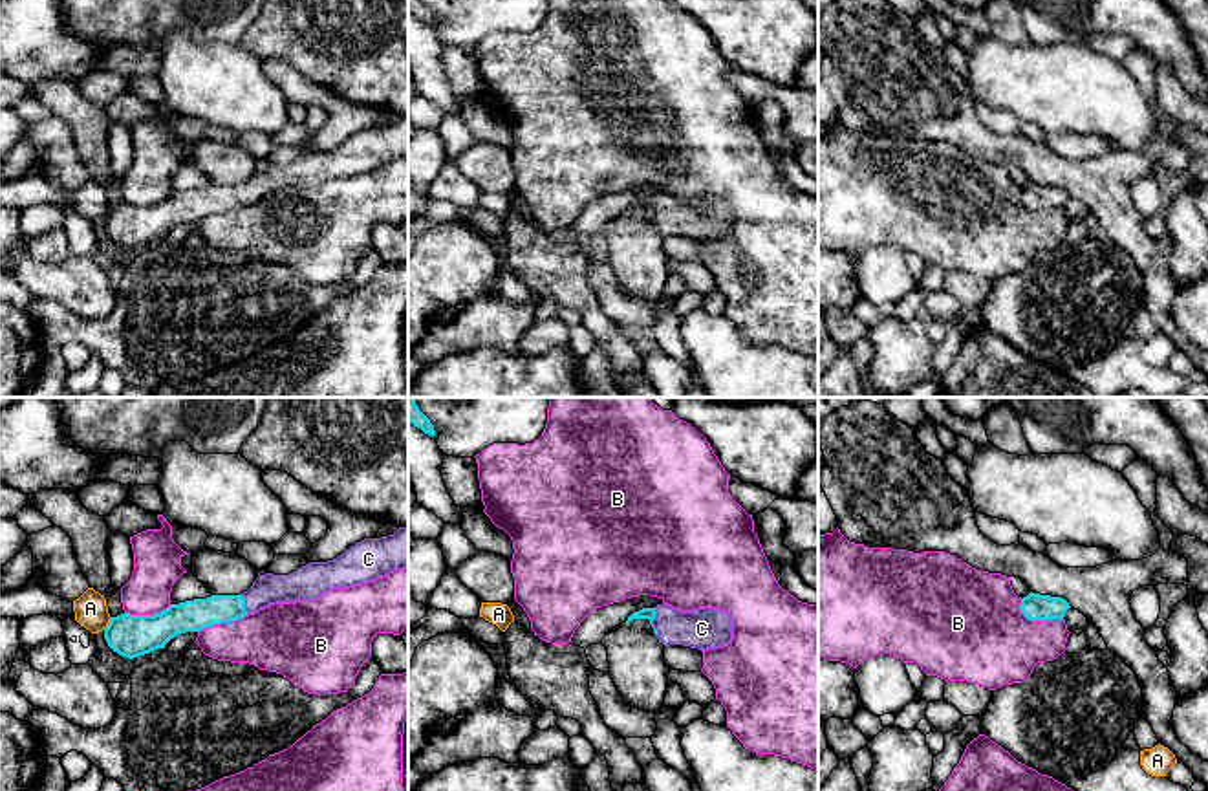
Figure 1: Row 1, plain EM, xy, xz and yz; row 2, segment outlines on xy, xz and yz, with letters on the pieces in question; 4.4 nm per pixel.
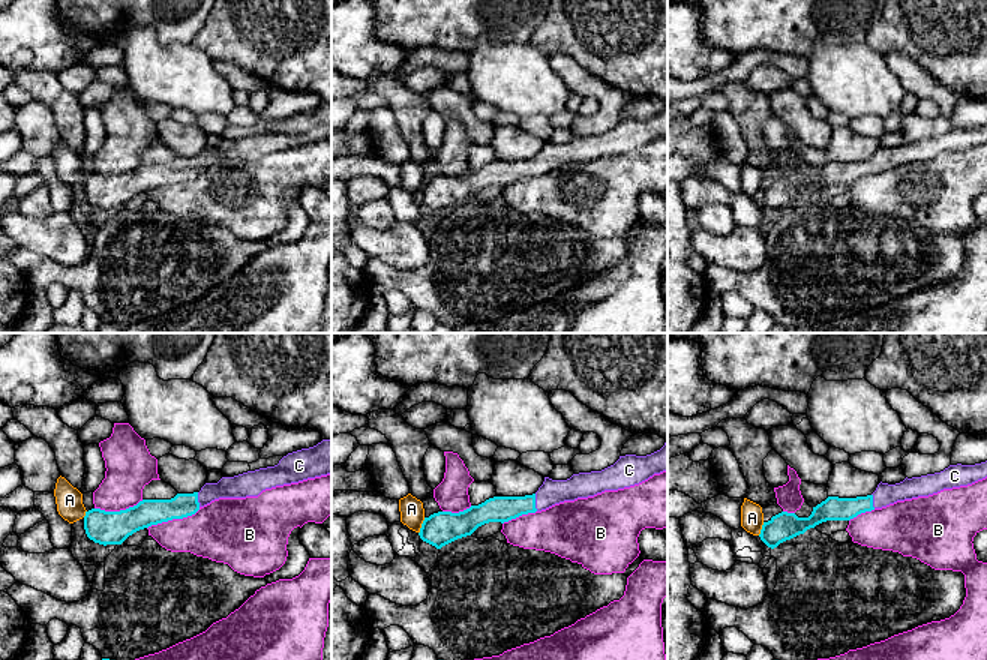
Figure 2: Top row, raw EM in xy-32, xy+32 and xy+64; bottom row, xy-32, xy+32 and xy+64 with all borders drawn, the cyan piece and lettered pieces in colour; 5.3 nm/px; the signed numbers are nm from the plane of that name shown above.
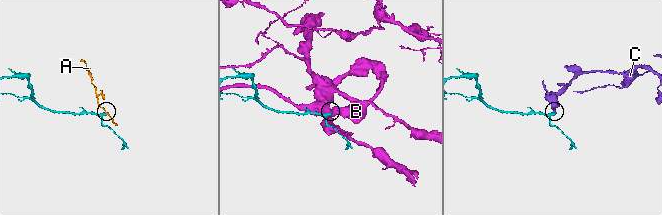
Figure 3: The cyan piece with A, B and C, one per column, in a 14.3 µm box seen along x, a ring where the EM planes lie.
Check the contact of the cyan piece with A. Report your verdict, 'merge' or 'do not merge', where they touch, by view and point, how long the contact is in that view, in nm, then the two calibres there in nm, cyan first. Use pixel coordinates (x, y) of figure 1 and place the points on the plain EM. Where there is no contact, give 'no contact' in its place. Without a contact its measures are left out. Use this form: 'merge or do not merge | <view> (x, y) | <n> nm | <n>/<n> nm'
do not merge | xy (108, 213) | 70 nm | 190/150 nm

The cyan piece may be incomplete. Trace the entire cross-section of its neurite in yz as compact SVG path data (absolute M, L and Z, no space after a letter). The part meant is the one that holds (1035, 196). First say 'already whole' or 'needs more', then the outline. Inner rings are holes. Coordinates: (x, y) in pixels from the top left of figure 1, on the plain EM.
already whole; M1029 183L1021 189L1021 203L1030 211L1049 211L1049 209L1063 209L1069 200L1069 192L1062 187Z

